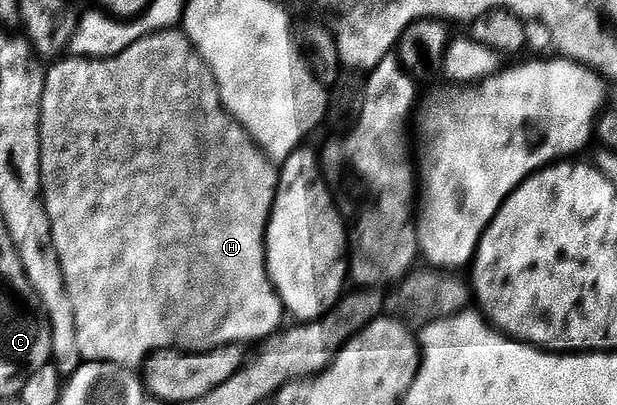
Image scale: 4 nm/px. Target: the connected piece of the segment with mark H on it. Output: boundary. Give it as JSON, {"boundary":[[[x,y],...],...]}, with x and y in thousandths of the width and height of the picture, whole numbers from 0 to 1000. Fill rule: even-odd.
{"boundary":[[[285,69],[264,74],[211,109],[204,128],[191,128],[183,143],[105,143],[105,153],[94,156],[75,183],[84,272],[70,274],[65,306],[65,444],[84,565],[84,610],[97,644],[107,721],[120,765],[123,847],[131,886],[220,909],[254,864],[335,874],[355,854],[415,849],[441,832],[462,802],[464,788],[462,760],[434,679],[434,625],[428,610],[434,538],[441,531],[447,469],[454,459],[454,425],[441,393],[428,383],[413,346],[365,272],[344,175],[311,116],[303,84]]]}

